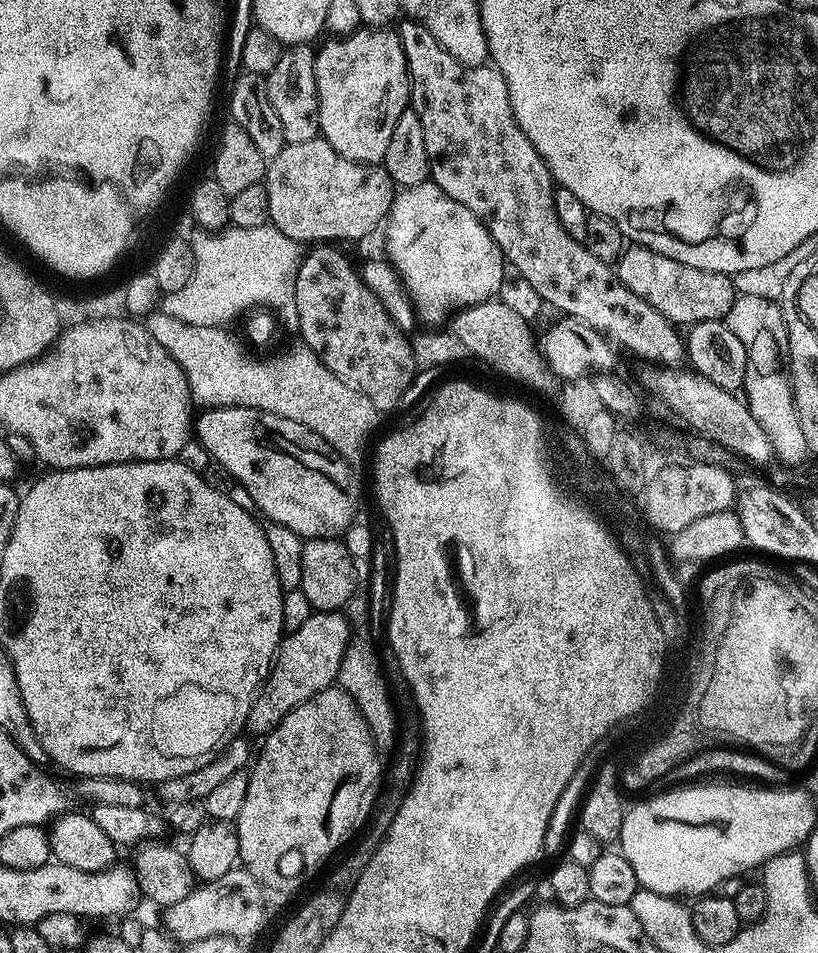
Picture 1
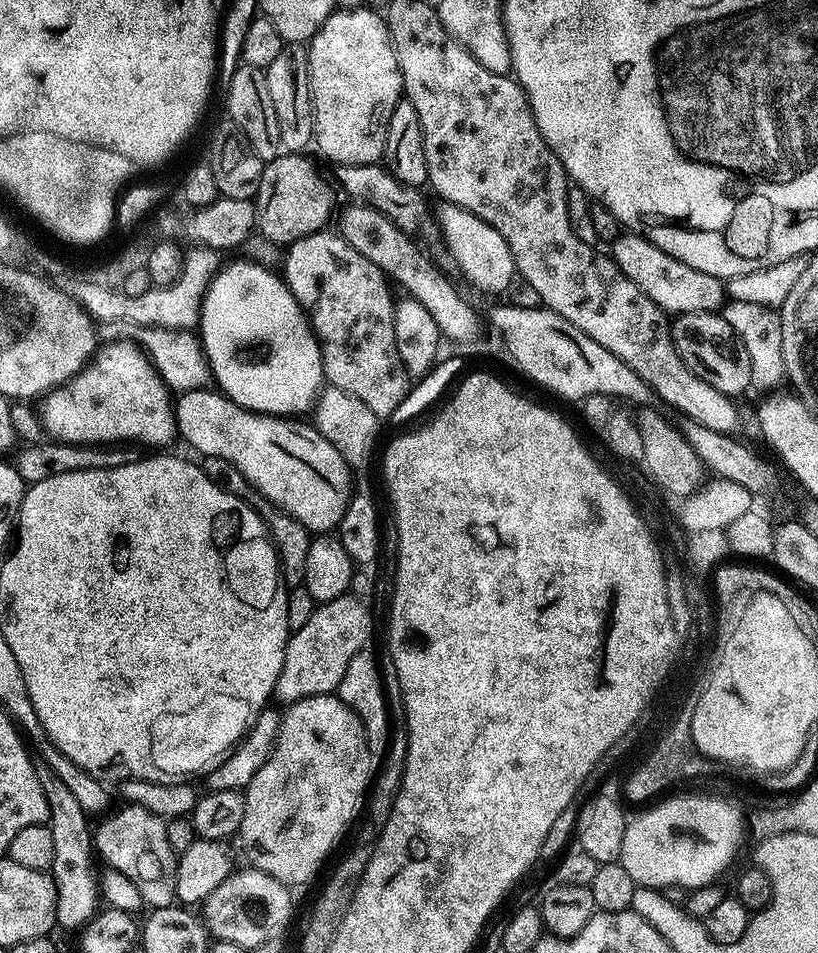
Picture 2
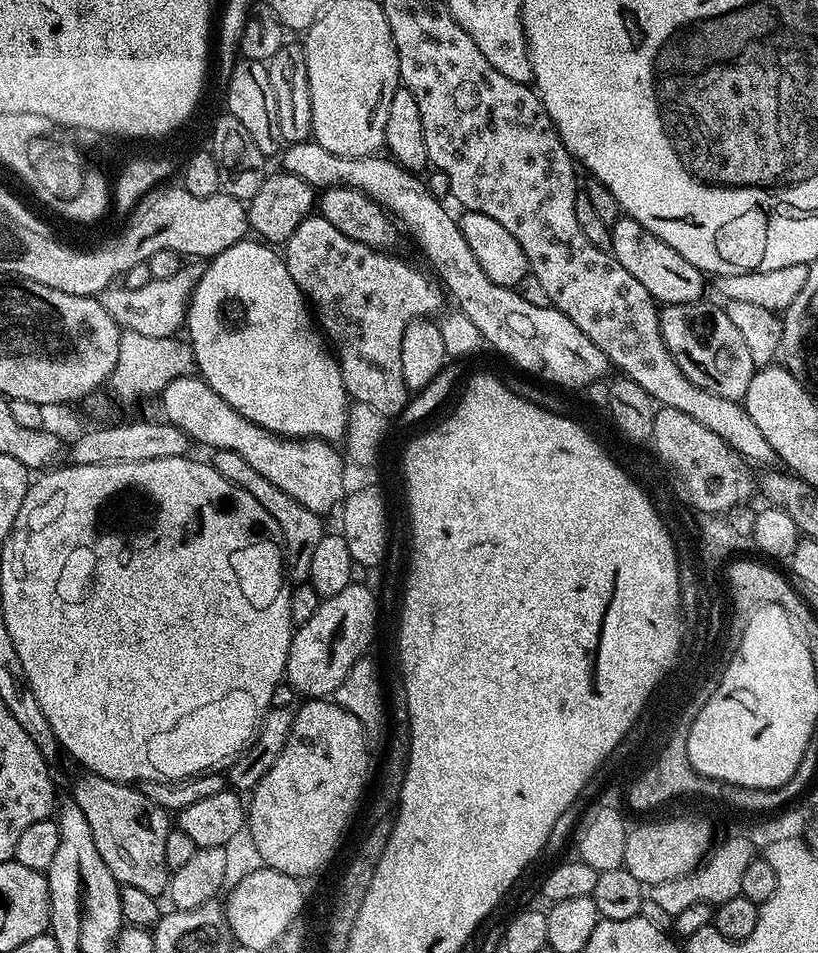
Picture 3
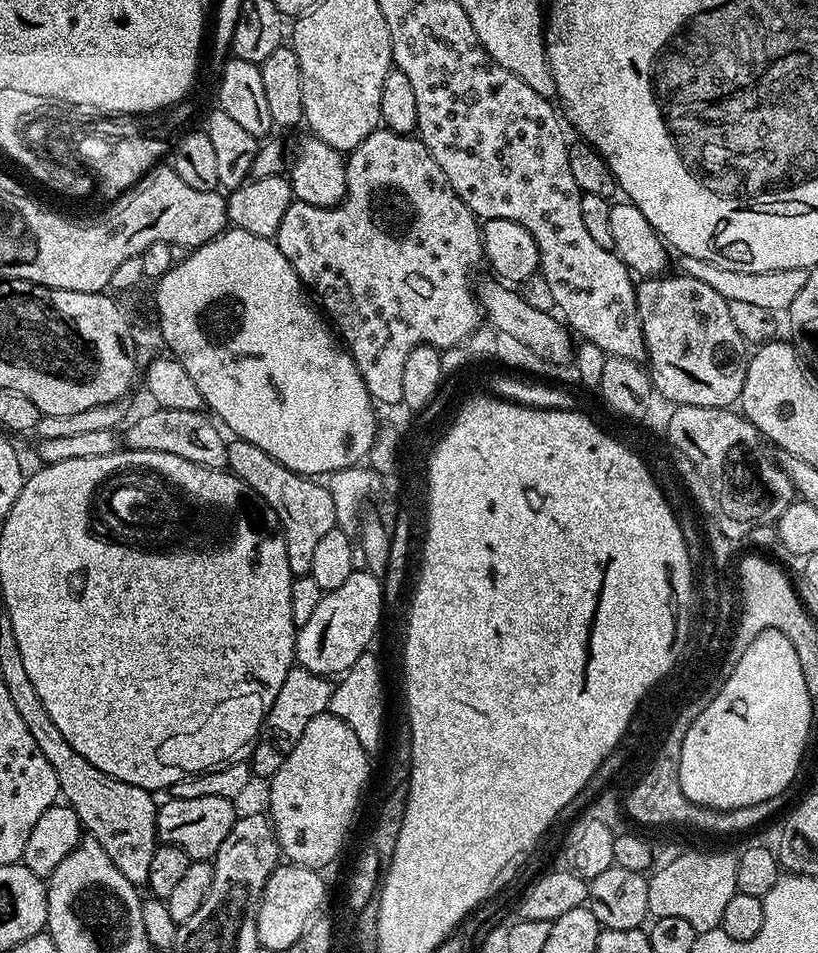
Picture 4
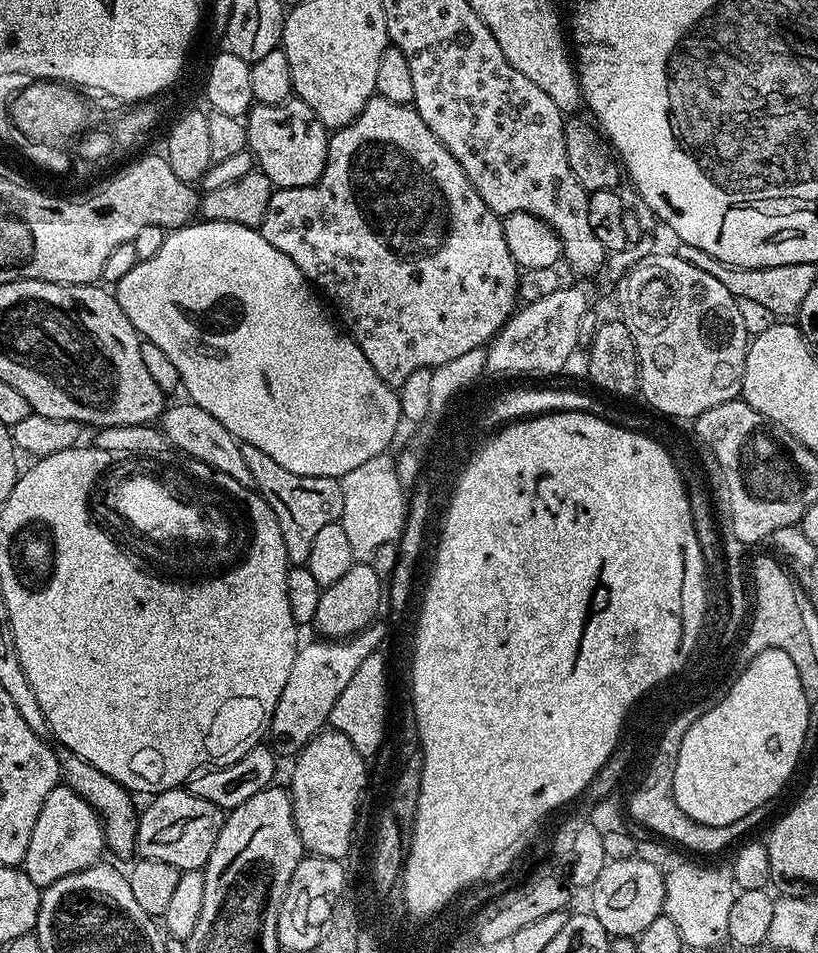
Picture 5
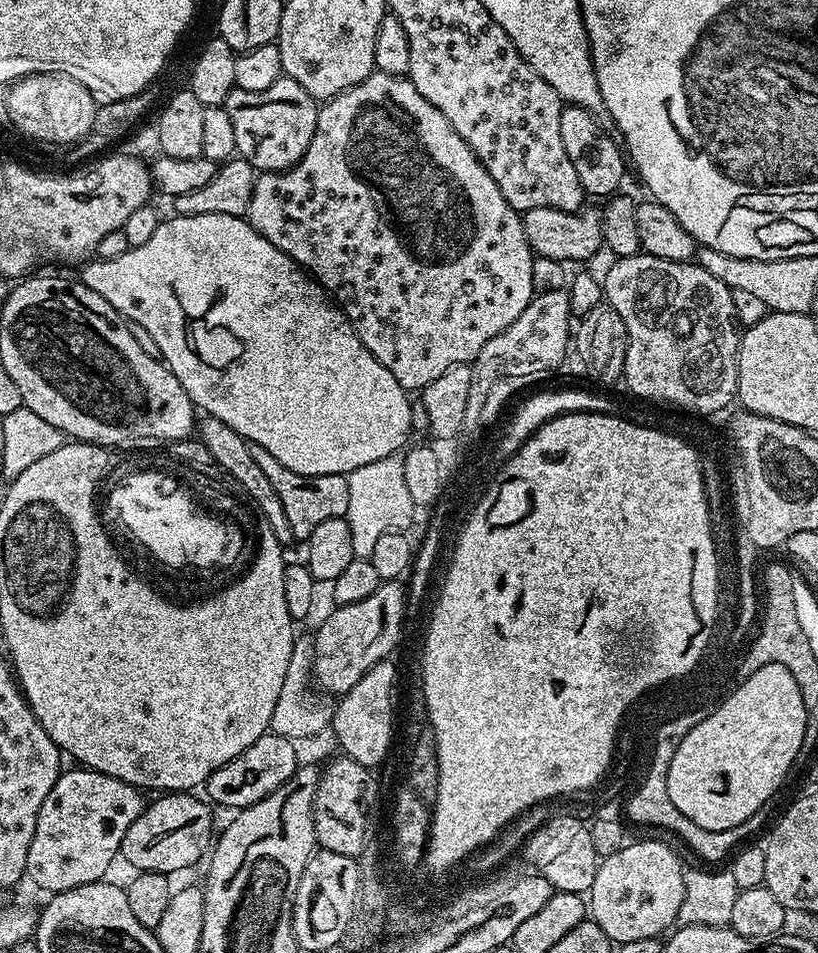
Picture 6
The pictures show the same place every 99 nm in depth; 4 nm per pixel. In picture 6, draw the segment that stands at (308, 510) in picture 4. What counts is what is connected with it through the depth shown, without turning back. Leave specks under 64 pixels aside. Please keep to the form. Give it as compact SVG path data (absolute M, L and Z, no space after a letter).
M250 444L250 455L254 457L254 462L258 462L266 478L270 478L270 486L274 486L274 494L278 494L282 502L282 510L286 510L286 519L290 522L290 530L297 541L307 541L308 536L314 534L314 529L321 522L346 516L347 507L350 505L350 486L347 475L294 474L294 470L286 470L286 466L282 466L282 462L278 462L278 458L270 454L270 450L262 450L262 446L257 444Z

